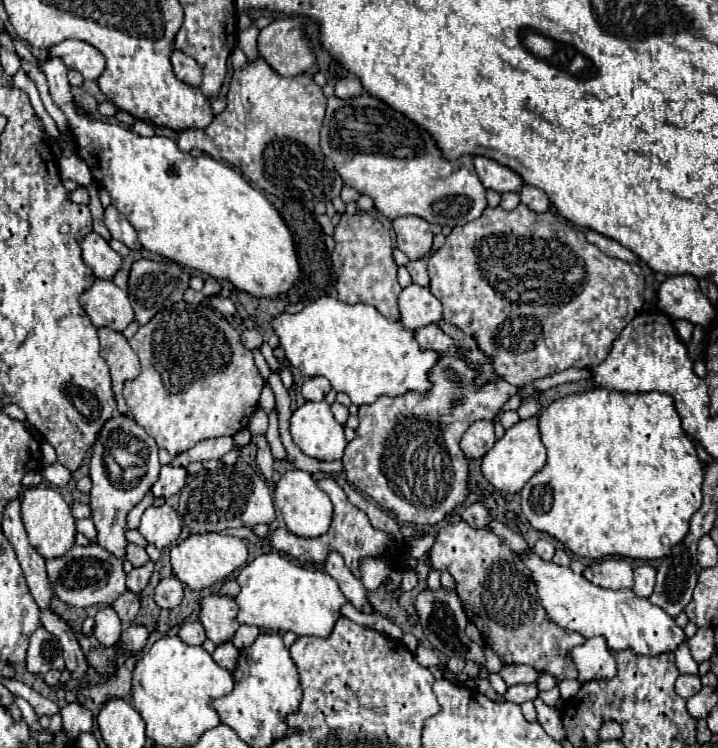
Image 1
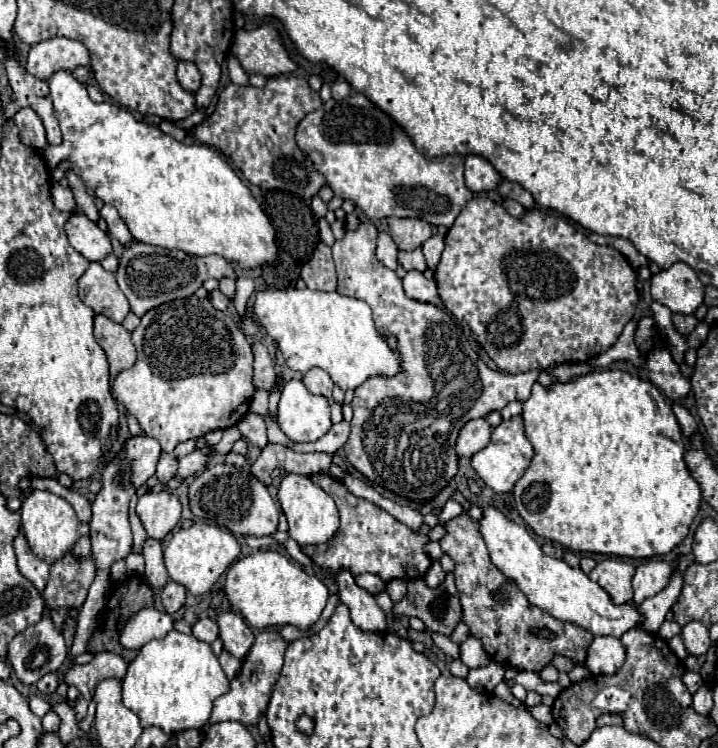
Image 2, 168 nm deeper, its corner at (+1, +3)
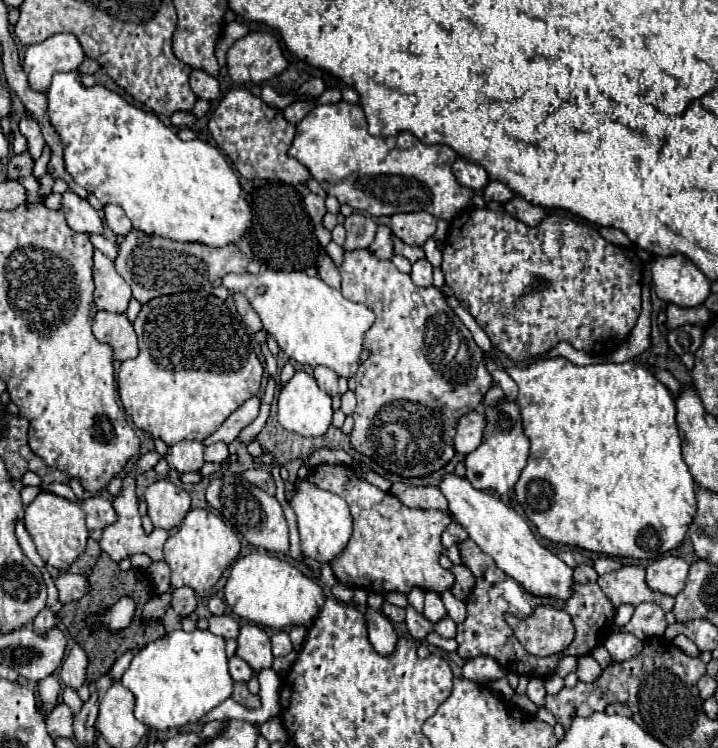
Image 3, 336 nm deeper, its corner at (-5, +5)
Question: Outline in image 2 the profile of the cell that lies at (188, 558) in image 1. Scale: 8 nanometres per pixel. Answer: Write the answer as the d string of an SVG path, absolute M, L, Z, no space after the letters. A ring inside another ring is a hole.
M195 522L189 529L179 529L171 543L163 549L169 579L183 585L193 595L207 593L215 581L227 571L227 567L239 557L241 547L233 533L217 525Z

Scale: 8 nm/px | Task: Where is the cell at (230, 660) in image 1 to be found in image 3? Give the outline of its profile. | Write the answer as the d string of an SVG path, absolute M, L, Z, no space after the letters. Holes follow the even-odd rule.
M233 655L229 659L229 673L231 673L231 677L235 681L243 681L243 683L247 683L255 675L255 671L241 657L237 657L237 655Z

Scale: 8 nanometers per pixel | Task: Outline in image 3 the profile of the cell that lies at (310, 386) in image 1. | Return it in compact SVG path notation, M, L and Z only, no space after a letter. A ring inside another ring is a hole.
M315 367L315 369L313 369L313 377L315 377L317 385L319 385L325 393L329 393L331 397L337 395L337 375L335 375L335 371L331 371L331 369L327 369L327 367Z

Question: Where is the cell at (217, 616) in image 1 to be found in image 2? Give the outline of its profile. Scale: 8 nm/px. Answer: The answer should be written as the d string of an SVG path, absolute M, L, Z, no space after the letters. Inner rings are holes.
M233 611L219 613L217 625L221 629L219 637L223 639L225 651L229 651L237 659L245 659L255 641L255 633L247 627L245 619Z

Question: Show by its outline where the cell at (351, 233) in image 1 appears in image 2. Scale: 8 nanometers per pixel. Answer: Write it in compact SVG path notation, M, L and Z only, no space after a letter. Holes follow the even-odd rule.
M363 221L357 231L347 231L341 241L335 241L335 245L331 247L331 251L333 251L333 261L335 261L337 277L339 277L337 291L339 291L341 295L361 299L361 301L365 301L365 303L373 309L373 323L375 323L375 327L377 327L377 331L379 331L381 337L389 337L389 335L397 337L397 353L401 355L401 357L399 357L399 361L401 361L401 363L399 363L399 365L401 365L401 373L397 373L397 375L393 375L393 377L385 377L385 375L369 377L369 379L365 379L365 381L355 389L355 397L353 397L353 401L351 401L351 407L353 407L351 435L349 435L343 451L345 451L349 463L351 463L357 471L361 471L369 481L373 481L373 483L377 483L377 485L381 485L381 487L385 487L385 489L401 495L401 497L407 497L407 499L413 499L413 501L429 501L429 499L433 499L433 497L455 477L455 473L457 473L455 439L457 439L457 433L461 431L461 427L463 427L469 419L485 417L489 411L501 411L501 409L503 409L507 403L511 403L511 401L521 401L521 403L523 403L525 397L529 397L531 387L533 387L533 383L535 383L537 377L539 377L539 371L527 371L527 373L517 373L517 375L511 375L511 373L501 375L501 373L497 373L495 369L489 369L487 363L481 361L479 355L473 351L473 347L471 347L469 339L465 337L463 329L457 325L457 321L455 321L447 311L439 309L437 305L423 303L423 301L415 301L415 299L411 299L411 297L405 295L403 285L401 285L401 279L395 275L395 271L387 269L381 261L377 261L377 257L375 257L375 245L377 245L377 229L375 229L369 221Z

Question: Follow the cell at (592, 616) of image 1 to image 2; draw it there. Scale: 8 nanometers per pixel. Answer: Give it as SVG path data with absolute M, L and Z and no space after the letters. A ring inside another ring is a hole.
M491 505L485 507L483 517L477 523L481 537L487 543L491 563L505 577L517 583L517 587L523 591L531 605L537 605L555 619L575 623L591 631L593 635L621 637L625 631L639 627L641 613L633 607L633 603L615 605L609 595L595 581L589 581L589 577L581 569L573 569L565 561L545 555L523 525L517 525L515 521L507 519L499 509Z

